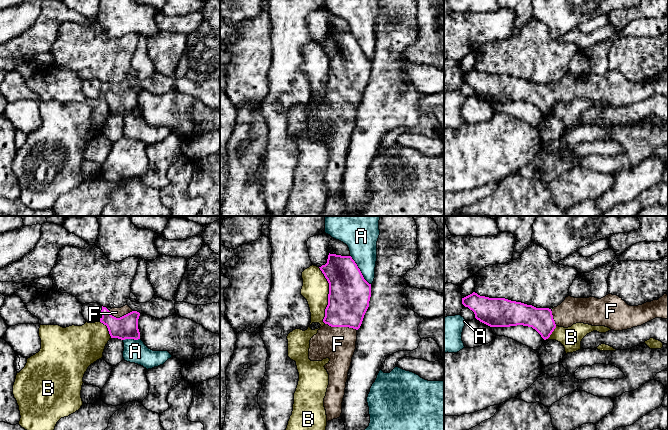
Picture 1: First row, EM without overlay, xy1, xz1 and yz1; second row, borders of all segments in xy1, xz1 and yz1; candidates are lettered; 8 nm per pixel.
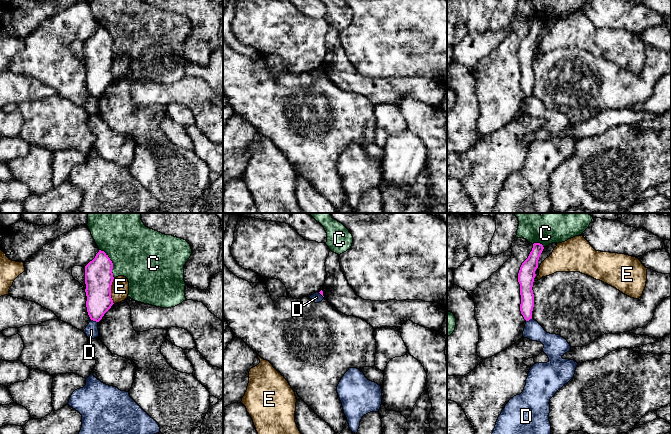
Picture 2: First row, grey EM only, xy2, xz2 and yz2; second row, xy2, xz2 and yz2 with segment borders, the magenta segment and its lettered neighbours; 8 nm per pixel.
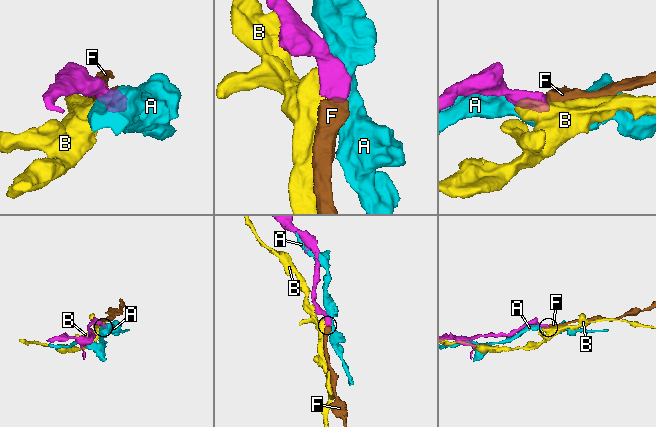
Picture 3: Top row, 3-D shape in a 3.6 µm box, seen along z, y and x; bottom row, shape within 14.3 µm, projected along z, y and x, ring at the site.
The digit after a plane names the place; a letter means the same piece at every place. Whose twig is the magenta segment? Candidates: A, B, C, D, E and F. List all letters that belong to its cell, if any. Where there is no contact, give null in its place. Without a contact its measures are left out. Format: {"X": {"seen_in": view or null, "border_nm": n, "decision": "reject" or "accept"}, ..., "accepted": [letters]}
{"A": {"seen_in": "xz1", "border_nm": 280, "decision": "reject"}, "B": {"seen_in": "xz1", "border_nm": 460, "decision": "reject"}, "C": {"seen_in": "xy2", "border_nm": 260, "decision": "reject"}, "D": {"seen_in": "xy2", "border_nm": 60, "decision": "reject"}, "E": {"seen_in": "xy2", "border_nm": 200, "decision": "reject"}, "F": {"seen_in": "xz1", "border_nm": 260, "decision": "accept"}, "accepted": ["F"]}

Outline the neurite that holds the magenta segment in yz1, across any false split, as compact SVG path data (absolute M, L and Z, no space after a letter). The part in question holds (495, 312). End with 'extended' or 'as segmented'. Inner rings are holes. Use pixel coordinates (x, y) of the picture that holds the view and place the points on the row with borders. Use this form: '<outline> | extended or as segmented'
M473 292L462 298L462 304L474 312L477 320L490 327L528 326L535 329L544 340L550 337L557 326L568 328L576 323L584 323L622 331L655 318L668 319L667 294L638 306L630 306L612 294L601 299L568 296L551 310Z | extended

